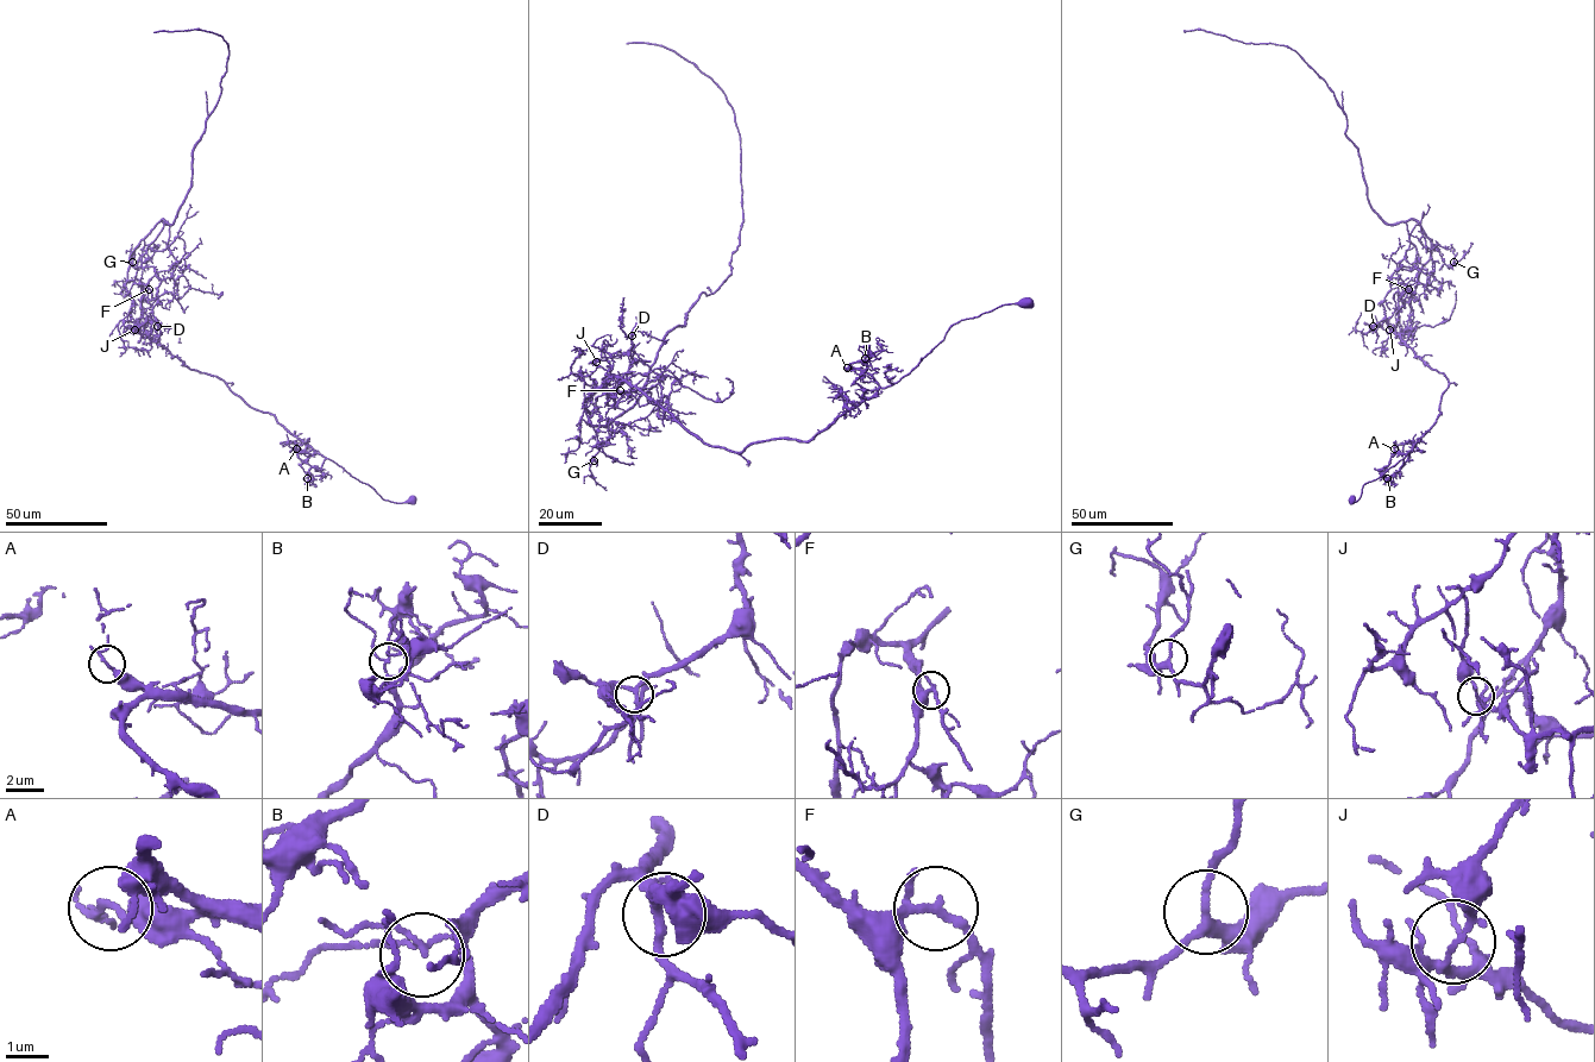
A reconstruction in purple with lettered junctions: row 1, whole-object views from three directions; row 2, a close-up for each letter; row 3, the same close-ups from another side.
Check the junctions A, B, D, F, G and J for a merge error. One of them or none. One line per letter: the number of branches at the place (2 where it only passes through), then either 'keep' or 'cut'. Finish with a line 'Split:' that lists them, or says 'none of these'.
A: branches 3; keep
B: branches 3; keep
D: branches 3; keep
F: branches 3; keep
G: branches 3; keep
J: branches 3; cut
Split: J

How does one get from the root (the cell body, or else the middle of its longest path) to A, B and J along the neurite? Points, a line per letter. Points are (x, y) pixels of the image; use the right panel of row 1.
A: (1351, 500), (1354, 503), (1360, 497), (1366, 483), (1380, 477), (1406, 454), (1395, 453), (1394, 448)
B: (1351, 500), (1354, 503), (1360, 497), (1366, 483), (1380, 477), (1407, 453), (1402, 466), (1387, 478)
J: (1351, 500), (1360, 497), (1366, 483), (1401, 460), (1432, 426), (1448, 385), (1443, 374), (1431, 370), (1389, 330)

